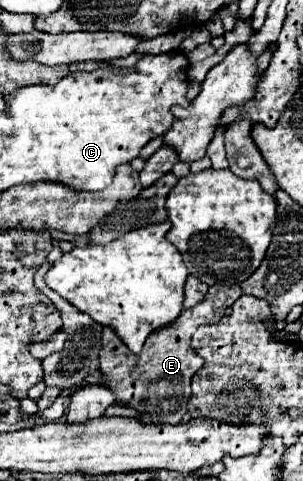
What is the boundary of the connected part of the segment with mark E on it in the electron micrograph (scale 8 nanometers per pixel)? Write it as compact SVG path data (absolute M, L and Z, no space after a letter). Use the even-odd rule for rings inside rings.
M210 288L200 304L184 310L178 320L174 320L174 324L150 334L138 356L130 354L128 348L118 340L118 336L114 336L110 328L106 328L106 366L100 366L100 372L104 374L102 386L114 392L116 404L134 408L140 414L136 420L140 420L142 424L178 424L188 412L184 400L190 398L190 380L194 372L202 368L202 358L190 348L190 338L198 326L218 324L226 316L226 308L236 302L212 300L214 290L216 288ZM146 386L150 386L152 390L144 390ZM170 398L178 398L182 402L162 402Z

